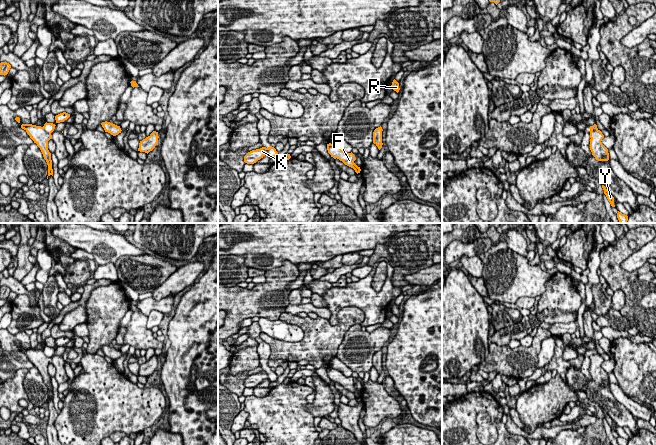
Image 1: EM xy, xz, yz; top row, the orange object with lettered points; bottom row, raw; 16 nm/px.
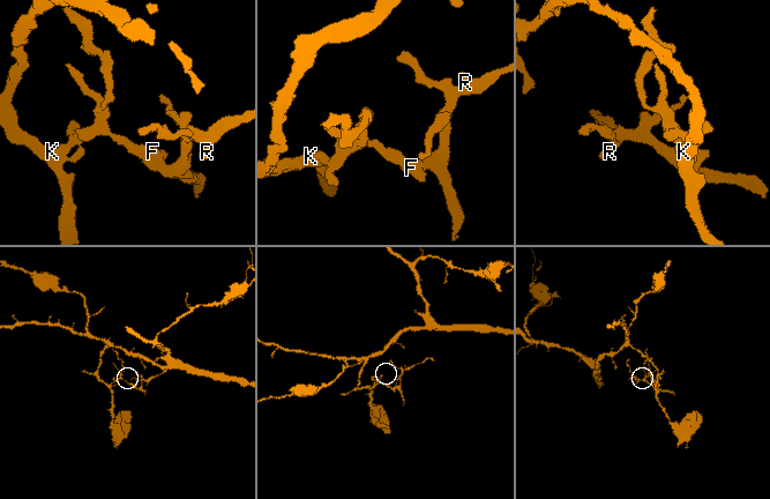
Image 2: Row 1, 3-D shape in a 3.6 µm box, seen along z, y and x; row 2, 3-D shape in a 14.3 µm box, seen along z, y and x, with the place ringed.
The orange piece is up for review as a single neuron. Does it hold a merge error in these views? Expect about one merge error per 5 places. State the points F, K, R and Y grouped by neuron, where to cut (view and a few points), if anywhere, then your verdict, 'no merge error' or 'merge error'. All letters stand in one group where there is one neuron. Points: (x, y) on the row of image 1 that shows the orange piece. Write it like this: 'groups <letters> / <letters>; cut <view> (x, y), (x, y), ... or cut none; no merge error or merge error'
groups F R / K Y; cut xy (42, 127), (50, 134); merge error

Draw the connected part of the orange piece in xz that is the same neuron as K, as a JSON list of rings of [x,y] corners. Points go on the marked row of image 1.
[[[262,147],[260,149],[252,150],[244,156],[244,162],[247,164],[254,164],[258,160],[263,158],[265,155],[268,155],[268,150],[266,147]]]

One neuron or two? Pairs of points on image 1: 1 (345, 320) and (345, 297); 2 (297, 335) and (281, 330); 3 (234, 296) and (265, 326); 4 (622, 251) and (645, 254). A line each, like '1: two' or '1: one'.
1: two
2: one
3: two
4: two

